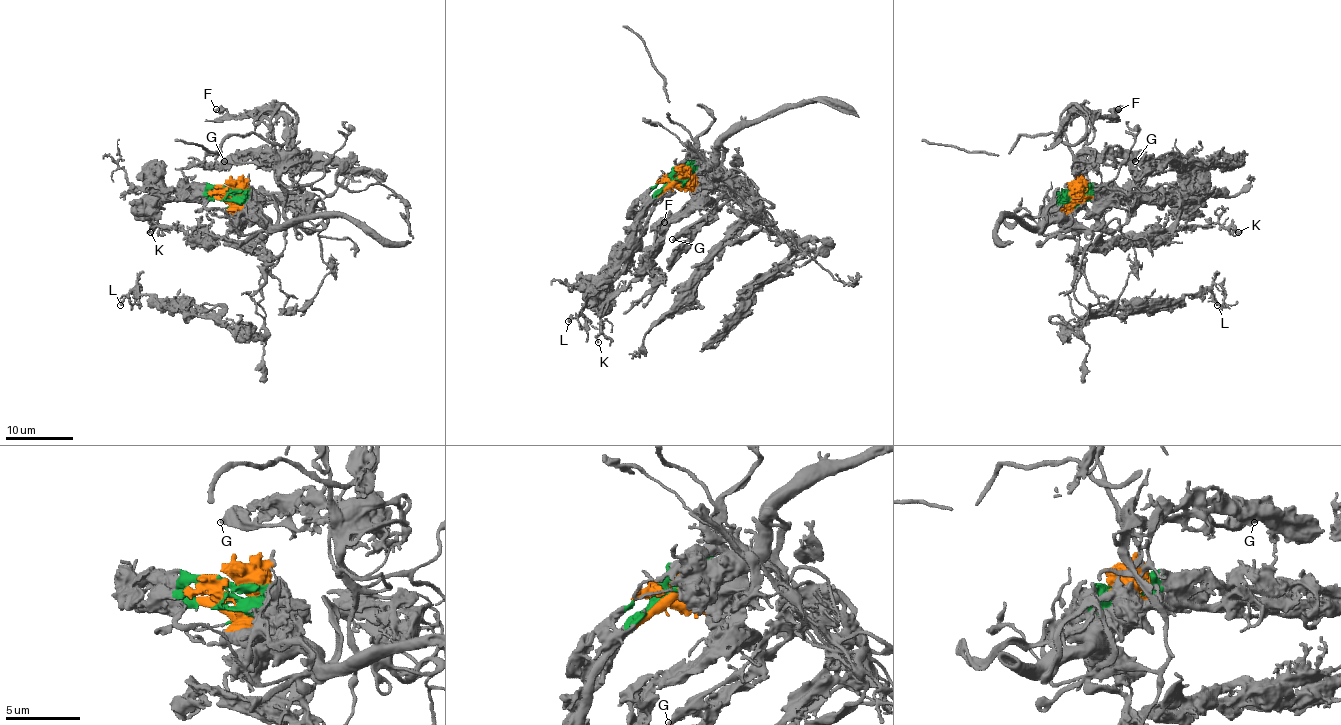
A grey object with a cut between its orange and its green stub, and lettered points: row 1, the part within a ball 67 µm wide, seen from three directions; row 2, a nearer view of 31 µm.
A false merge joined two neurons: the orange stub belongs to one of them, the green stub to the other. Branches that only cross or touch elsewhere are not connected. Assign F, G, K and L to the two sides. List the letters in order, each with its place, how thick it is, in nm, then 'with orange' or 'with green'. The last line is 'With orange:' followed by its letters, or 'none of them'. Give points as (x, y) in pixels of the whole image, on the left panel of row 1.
F: at (216, 109); 550 nm thick; with green
G: at (224, 161); 480 nm thick; with green
K: at (150, 232); 160 nm thick; with green
L: at (120, 305); 190 nm thick; with green
With orange: none of them

